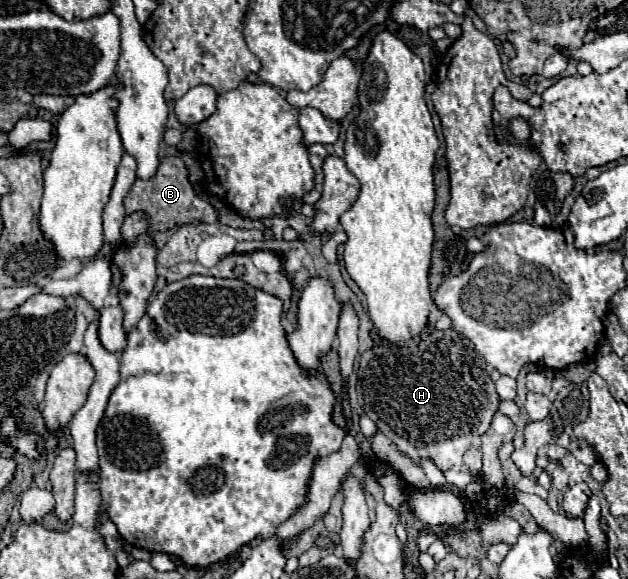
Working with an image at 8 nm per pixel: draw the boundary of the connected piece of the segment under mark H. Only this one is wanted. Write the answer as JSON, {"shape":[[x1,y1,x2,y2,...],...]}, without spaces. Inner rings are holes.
{"shape":[[452,328,446,332,430,332,420,340,420,344,392,344,382,342,366,350,360,358,358,386,356,386,364,414,378,426,378,430,388,436,394,446,408,456,414,464,422,458,436,464,440,472,446,472,462,462,464,452,470,448,472,438,490,428,492,416,498,410,498,394,494,382,486,372,484,358,472,348,470,340,464,340]]}

